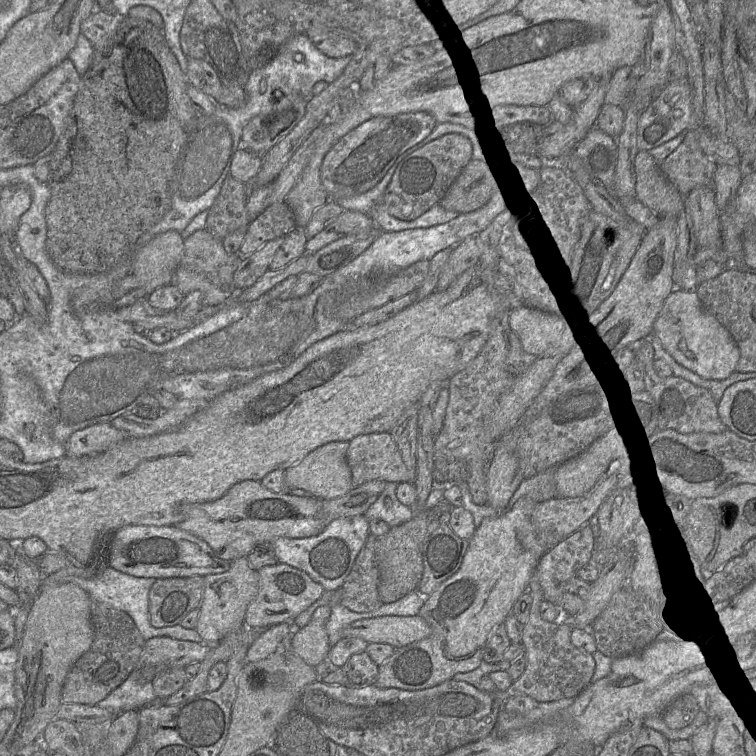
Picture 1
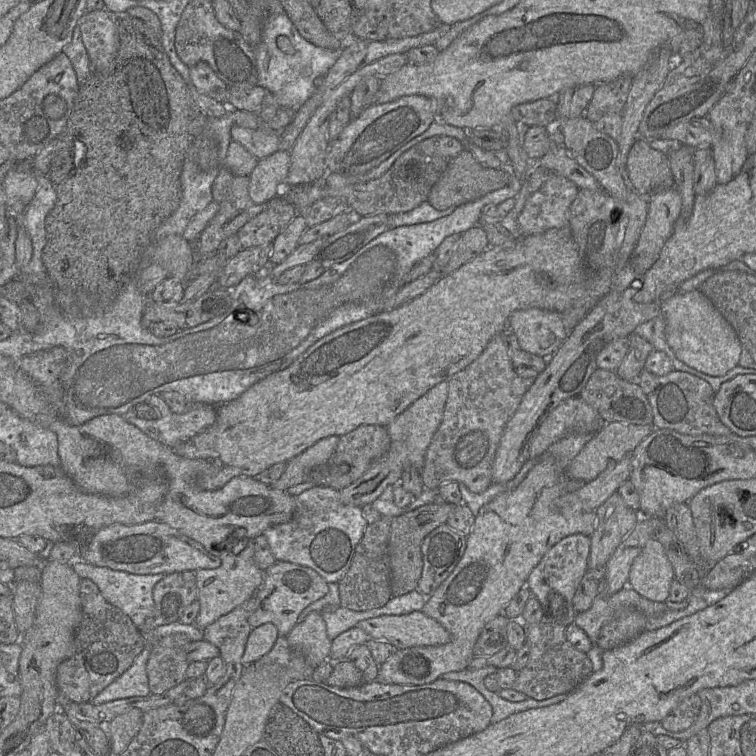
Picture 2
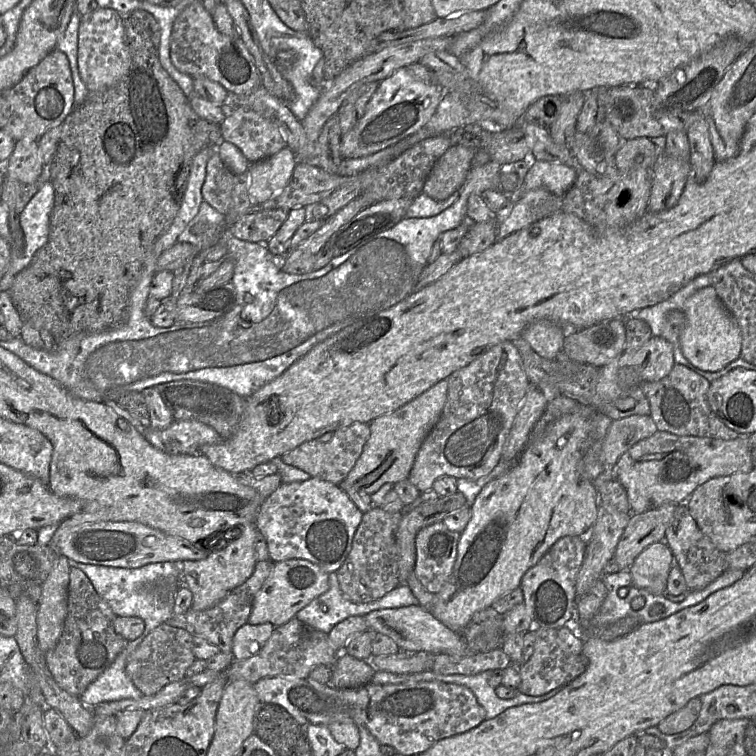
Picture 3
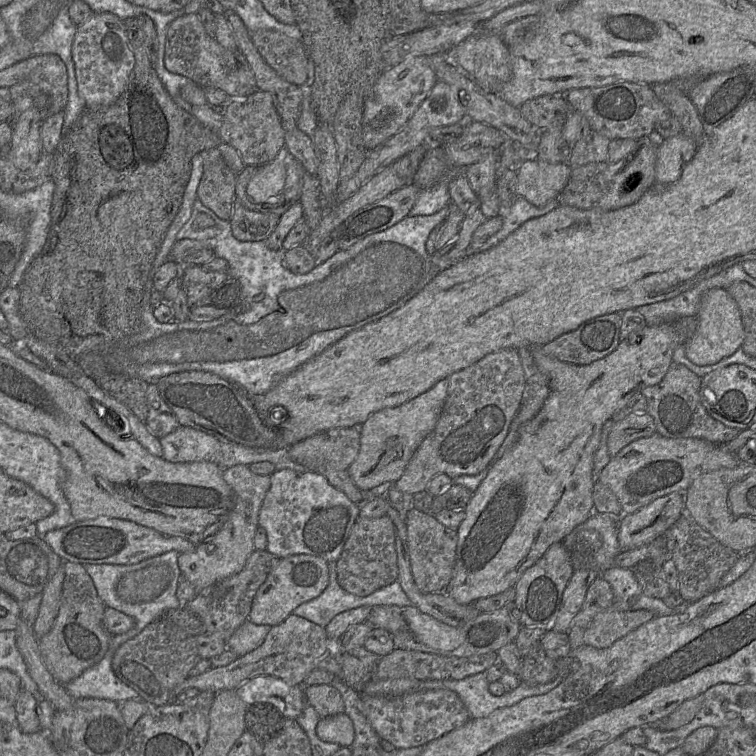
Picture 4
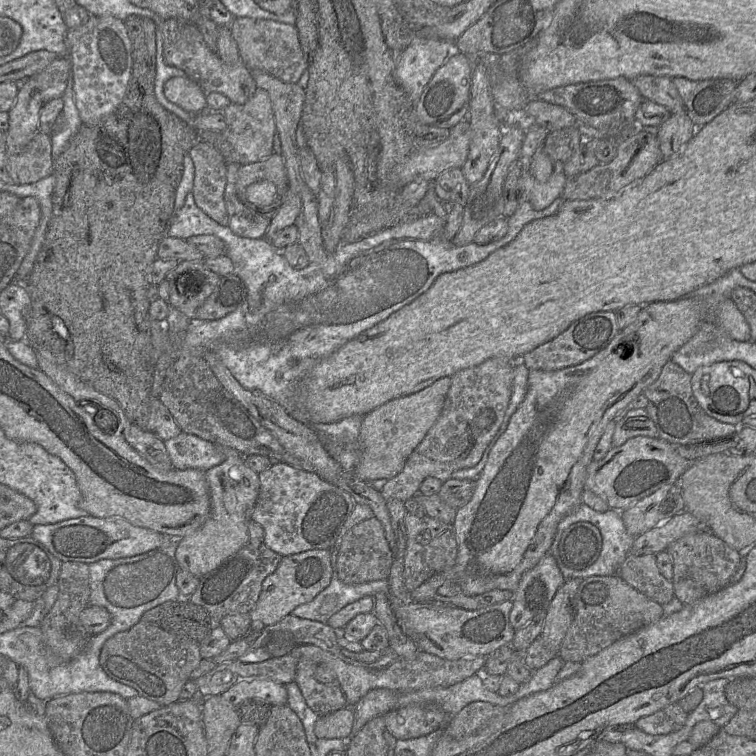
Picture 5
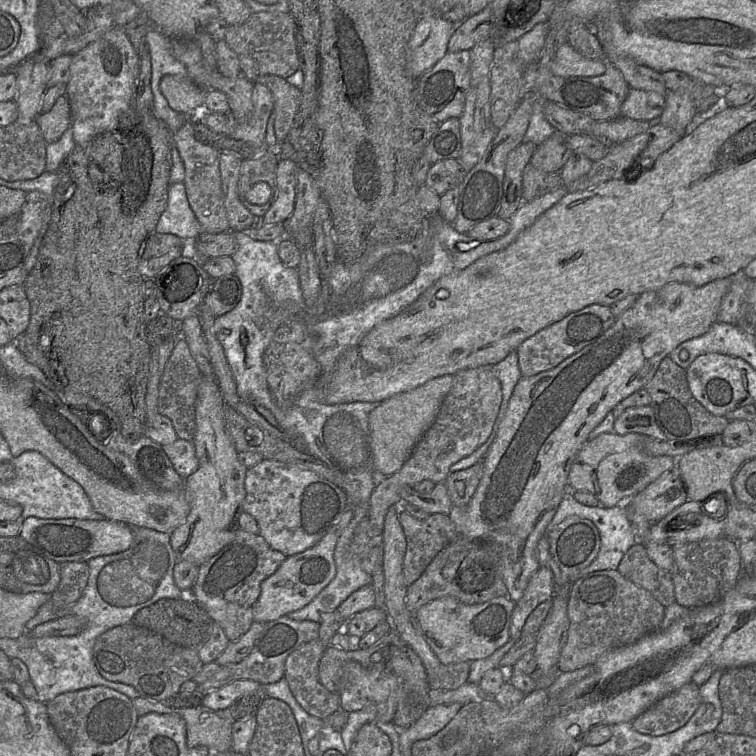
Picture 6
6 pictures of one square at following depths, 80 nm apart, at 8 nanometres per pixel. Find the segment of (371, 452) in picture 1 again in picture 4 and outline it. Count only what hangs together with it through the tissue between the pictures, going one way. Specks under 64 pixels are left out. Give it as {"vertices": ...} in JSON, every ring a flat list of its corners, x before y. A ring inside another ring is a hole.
{"vertices":[[335,428,310,436,288,448,290,457,306,470,323,474,332,469,347,470,356,459,360,449,360,429]]}

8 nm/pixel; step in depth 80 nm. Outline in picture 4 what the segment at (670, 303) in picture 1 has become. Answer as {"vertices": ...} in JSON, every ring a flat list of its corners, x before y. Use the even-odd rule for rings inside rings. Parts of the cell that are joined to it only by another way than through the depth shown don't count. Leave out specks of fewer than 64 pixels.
{"vertices":[[712,288,701,298,696,315,696,329,685,342,686,356,694,364,715,364,739,349,745,338,741,312,726,289]]}

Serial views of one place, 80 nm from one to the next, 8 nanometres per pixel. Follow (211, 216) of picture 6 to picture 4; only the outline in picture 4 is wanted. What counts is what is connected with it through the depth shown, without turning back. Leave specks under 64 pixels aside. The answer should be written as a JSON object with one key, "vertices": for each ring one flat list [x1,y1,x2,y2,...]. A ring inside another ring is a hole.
{"vertices":[[217,147,200,152,203,174,197,198,219,218,230,220,235,201,235,174,225,163]]}

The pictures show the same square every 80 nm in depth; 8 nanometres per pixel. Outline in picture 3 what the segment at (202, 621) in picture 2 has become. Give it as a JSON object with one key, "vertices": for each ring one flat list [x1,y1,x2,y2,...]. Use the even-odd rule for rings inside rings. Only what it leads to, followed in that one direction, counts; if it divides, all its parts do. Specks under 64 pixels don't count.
{"vertices":[[255,520,233,527,235,534,231,541,218,550,211,549,206,558,201,560,184,560,180,562,183,584,193,594,192,608,196,611,209,609,222,600,229,591,245,582,253,573,257,562,255,539,257,525]]}

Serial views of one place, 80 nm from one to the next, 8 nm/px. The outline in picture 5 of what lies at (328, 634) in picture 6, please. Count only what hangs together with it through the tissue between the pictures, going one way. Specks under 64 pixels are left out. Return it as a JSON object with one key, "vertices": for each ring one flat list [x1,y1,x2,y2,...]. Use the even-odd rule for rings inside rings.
{"vertices":[[310,659,300,660,294,682,299,686,309,708,322,717,346,707,347,704,338,684,324,684,316,680,318,666]]}

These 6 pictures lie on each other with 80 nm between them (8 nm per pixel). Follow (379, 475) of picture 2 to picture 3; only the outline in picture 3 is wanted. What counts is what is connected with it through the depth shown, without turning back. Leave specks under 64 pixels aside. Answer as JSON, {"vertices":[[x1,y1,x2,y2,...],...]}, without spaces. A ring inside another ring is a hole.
{"vertices":[[441,380,402,407,372,420,369,423,370,436,363,451,346,479,340,483,340,488,372,495,386,483,396,484,408,479,423,441,441,416,447,391,447,380]]}

